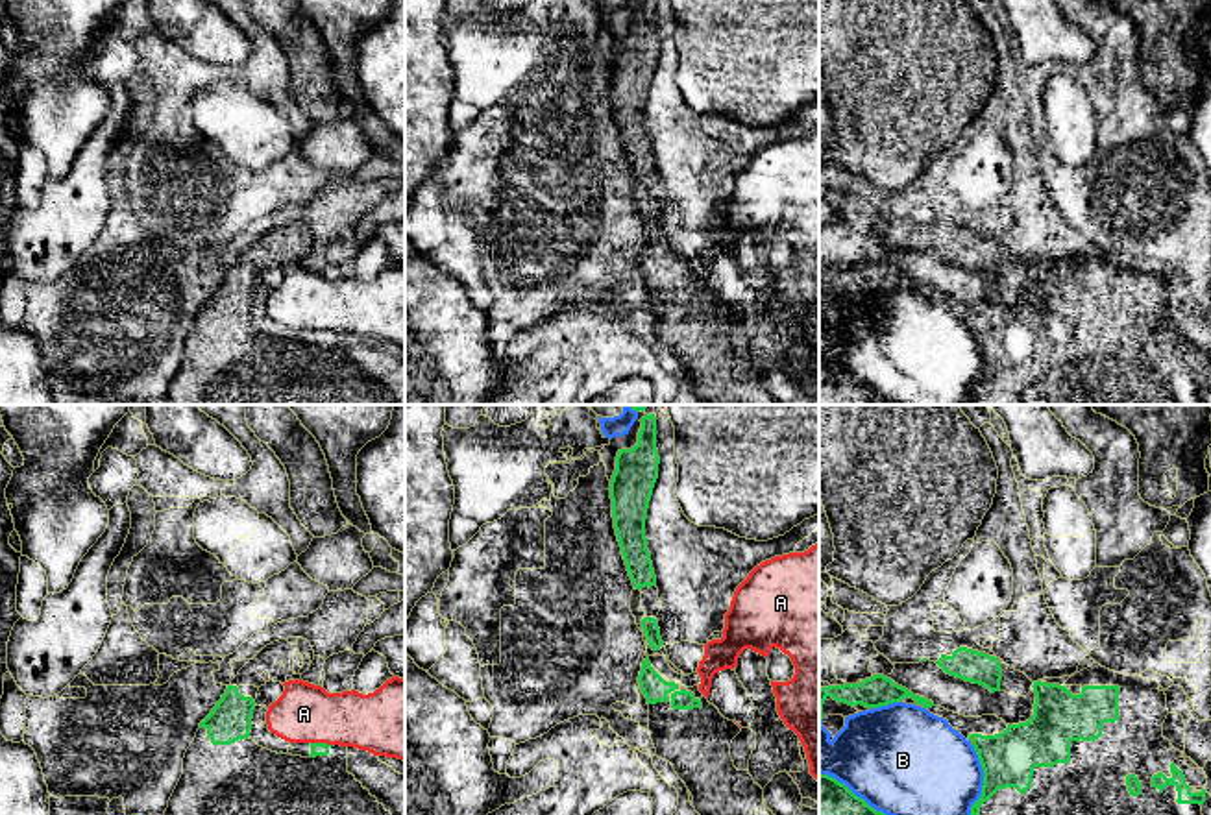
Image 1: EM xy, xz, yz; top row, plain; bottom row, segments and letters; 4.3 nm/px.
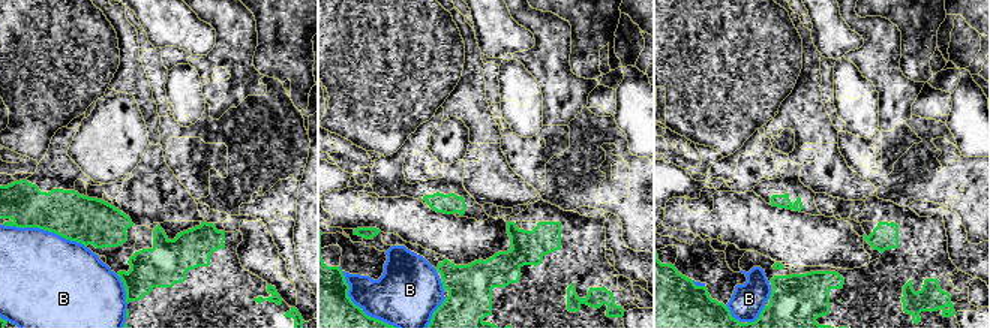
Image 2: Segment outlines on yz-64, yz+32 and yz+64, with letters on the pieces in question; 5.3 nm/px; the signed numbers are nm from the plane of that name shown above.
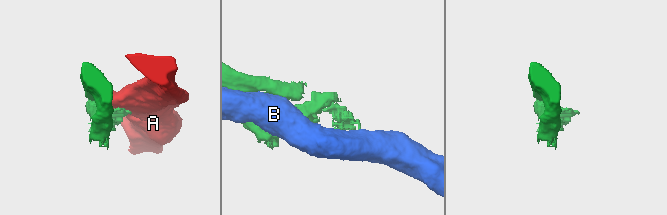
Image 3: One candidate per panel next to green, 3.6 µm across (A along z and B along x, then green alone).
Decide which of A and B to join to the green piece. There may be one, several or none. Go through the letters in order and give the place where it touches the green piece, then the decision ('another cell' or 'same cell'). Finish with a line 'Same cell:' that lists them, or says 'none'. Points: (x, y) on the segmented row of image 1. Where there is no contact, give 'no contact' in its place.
A: contact xy (320, 743); another cell
B: contact yz (984, 780); another cell
Same cell: none

